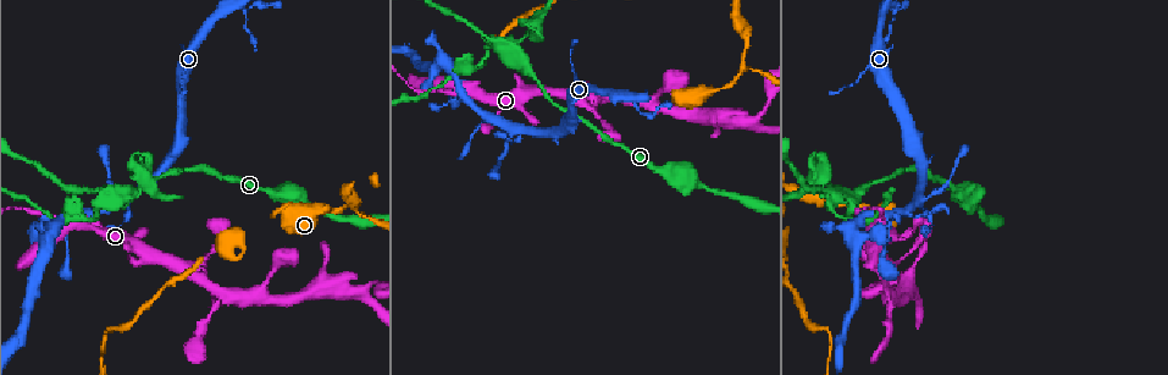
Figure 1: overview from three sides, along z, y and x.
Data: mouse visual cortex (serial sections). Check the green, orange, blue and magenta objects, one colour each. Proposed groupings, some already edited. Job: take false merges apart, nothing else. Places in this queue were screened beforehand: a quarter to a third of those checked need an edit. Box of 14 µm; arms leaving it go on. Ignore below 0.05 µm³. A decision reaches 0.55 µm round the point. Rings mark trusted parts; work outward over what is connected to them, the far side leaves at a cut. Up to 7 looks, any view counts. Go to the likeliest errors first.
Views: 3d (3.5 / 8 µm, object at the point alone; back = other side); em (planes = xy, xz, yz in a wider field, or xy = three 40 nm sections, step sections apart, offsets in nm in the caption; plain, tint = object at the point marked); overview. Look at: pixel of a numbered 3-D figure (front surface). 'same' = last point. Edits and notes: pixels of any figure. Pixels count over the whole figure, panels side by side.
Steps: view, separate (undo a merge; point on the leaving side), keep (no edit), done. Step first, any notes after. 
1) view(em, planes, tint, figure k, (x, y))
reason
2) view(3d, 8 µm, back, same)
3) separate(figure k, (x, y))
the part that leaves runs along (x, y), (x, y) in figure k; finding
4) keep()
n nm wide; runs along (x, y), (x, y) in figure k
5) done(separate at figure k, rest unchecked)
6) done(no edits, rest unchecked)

view(3d, 8 µm, figure 1, (117, 196))
four arms meet

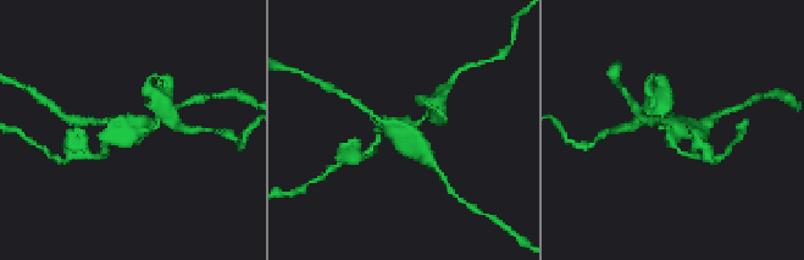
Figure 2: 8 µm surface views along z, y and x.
view(3d, 3.5 µm, figure 2, (130, 130))
closer look

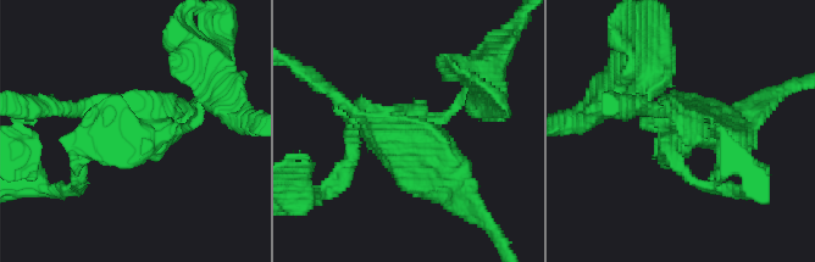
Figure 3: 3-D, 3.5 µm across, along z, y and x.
view(em, xy, step 2, tint, figure 3, (704, 129))

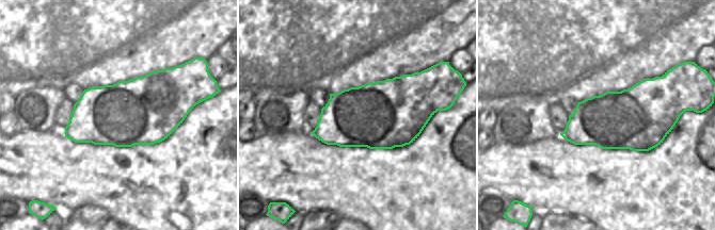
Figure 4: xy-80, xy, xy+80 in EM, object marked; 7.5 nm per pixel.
separate(figure 3, (353, 160))
500 nm wide; the part that leaves runs along (677, 138), (689, 179), (731, 190) in figure 3; two cells meet here

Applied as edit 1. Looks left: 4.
view(3d, 3.5 µm, figure 1, (250, 8))
a narrow waist

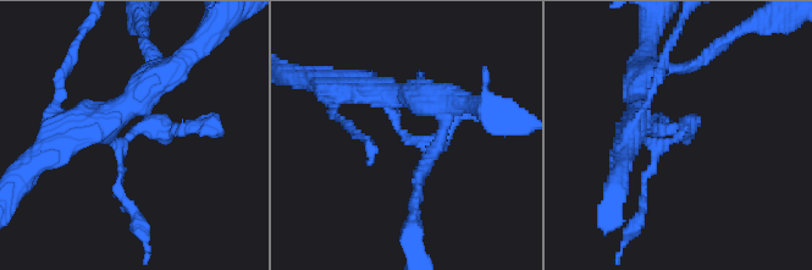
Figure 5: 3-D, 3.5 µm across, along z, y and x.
view(em, xy, step 1, tint, figure 5, (401, 129))
shape alone is not enough

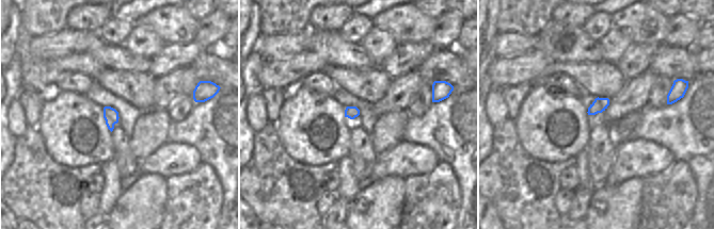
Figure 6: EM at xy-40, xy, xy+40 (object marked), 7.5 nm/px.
separate(figure 5, (145, 130))
the part that leaves runs along (115, 141), (141, 126), (197, 130) in figure 5; two cells meet here

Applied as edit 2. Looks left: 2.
view(3d, 8 µm, figure 1, (71, 225))
three-way junction

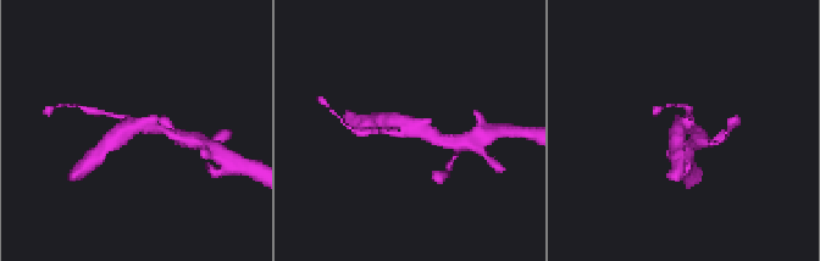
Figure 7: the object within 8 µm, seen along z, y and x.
view(em, xy, step 2, tint, figure 7, (687, 127))
3 arms; arms of 150, 250, 500 nm; shape alone is not enough

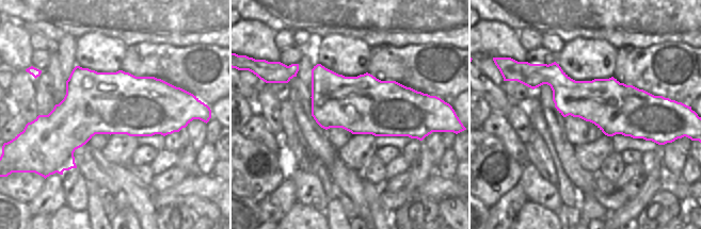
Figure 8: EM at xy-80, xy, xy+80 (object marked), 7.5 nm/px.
separate(figure 7, (88, 110))
border along (547, 65), (546, 83) in figure 8; a second cell is stuck on

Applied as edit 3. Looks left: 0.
done(separate at figure 3, separate at figure 5, separate at figure 7, rest unchecked)

